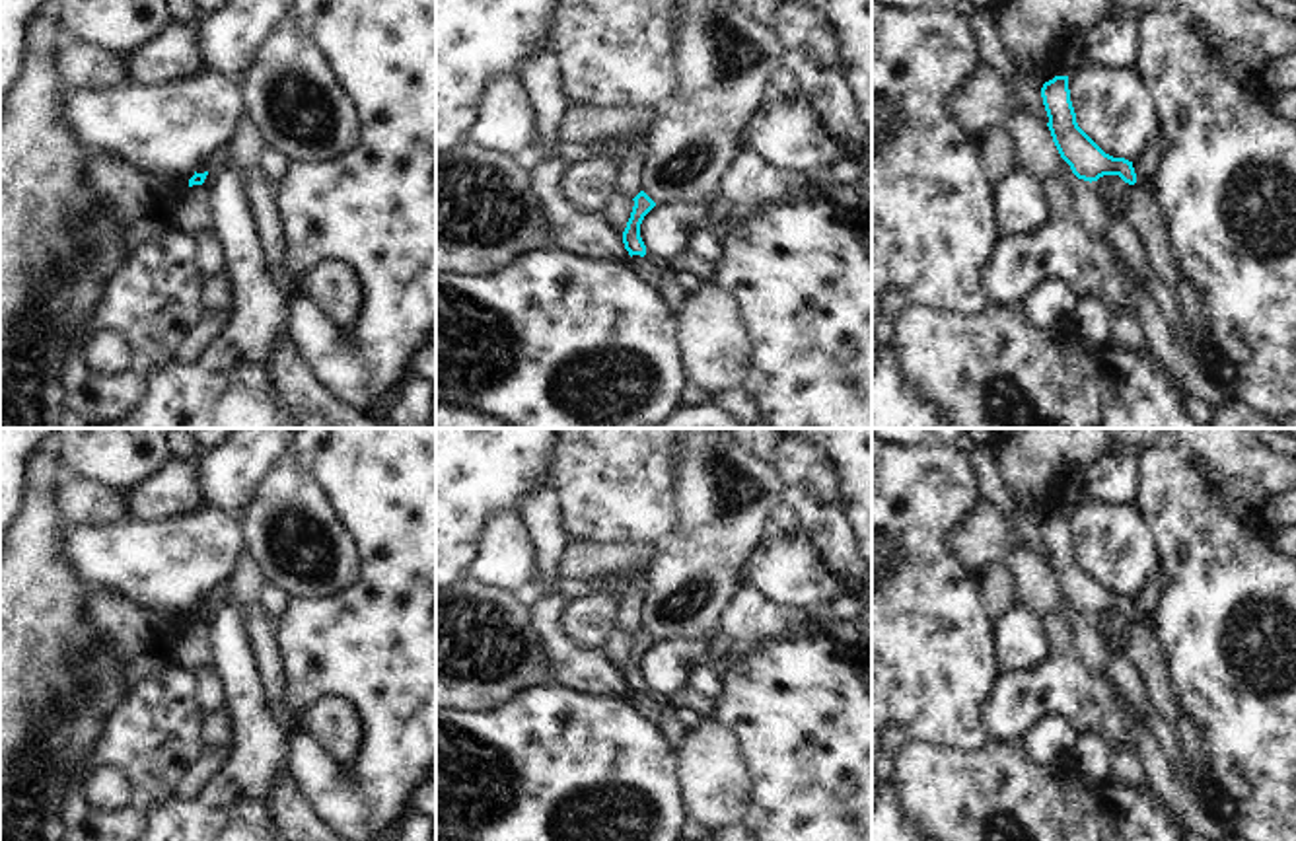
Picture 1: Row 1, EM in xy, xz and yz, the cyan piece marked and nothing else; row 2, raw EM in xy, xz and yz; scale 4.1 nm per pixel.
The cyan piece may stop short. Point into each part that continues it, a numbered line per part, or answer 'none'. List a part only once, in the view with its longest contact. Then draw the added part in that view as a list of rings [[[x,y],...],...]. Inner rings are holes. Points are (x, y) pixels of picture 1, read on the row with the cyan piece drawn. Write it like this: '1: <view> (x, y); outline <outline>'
none

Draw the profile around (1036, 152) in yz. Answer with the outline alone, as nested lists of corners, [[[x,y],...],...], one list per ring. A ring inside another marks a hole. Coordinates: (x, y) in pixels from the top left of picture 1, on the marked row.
[[[1010,91],[1012,111],[1002,127],[1016,146],[1016,164],[1035,179],[1064,179],[1074,195],[1078,224],[1101,243],[1109,243],[1111,214],[1090,181],[1078,179],[1061,158],[1049,127],[1026,105],[1020,91]]]

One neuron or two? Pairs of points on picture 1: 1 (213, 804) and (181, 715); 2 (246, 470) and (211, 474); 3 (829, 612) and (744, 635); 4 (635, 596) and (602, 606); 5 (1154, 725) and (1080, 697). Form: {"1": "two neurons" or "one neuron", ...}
{"1": "two neurons", "2": "one neuron", "3": "one neuron", "4": "two neurons", "5": "two neurons"}

